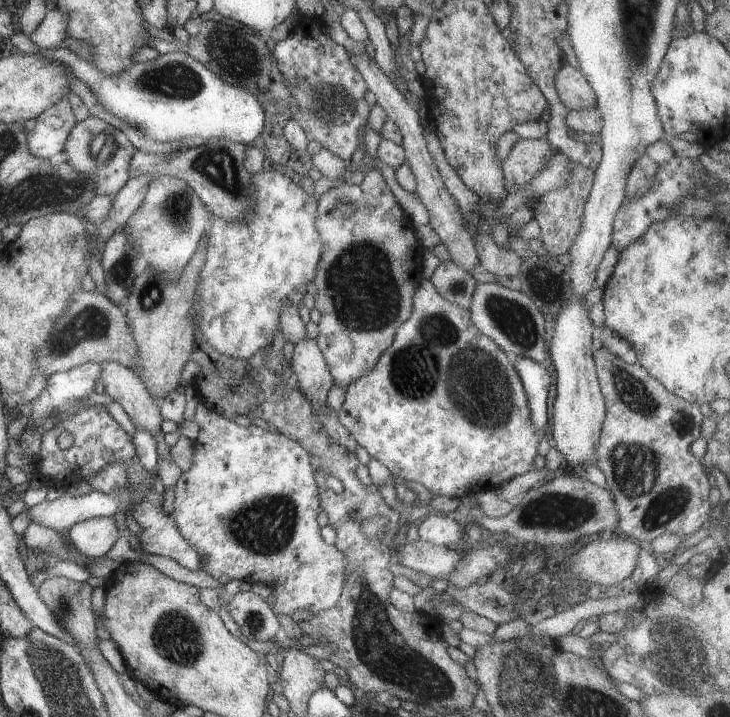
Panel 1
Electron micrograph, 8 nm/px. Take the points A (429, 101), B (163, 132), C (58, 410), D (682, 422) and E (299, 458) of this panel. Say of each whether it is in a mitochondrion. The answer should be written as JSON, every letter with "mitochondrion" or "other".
{"A":"other","B":"other","C":"mitochondrion","D":"mitochondrion","E":"other"}

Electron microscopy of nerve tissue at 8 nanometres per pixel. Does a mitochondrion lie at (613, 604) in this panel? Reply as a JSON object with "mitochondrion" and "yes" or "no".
{"mitochondrion":"no"}

